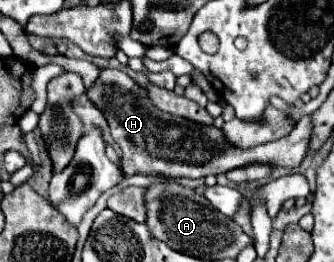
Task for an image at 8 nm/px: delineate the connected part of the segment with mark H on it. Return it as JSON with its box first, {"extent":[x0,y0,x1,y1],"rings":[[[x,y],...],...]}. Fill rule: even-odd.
{"extent":[87,69,311,179],"rings":[[[103,69],[95,85],[87,91],[87,95],[107,117],[111,135],[123,151],[121,165],[127,177],[135,173],[145,173],[169,179],[179,177],[197,179],[227,173],[231,169],[239,169],[239,165],[253,165],[255,161],[269,161],[269,165],[275,167],[295,169],[307,155],[311,135],[309,115],[303,115],[297,127],[291,131],[291,135],[279,141],[255,145],[251,149],[237,149],[235,145],[231,145],[231,141],[227,141],[227,137],[223,137],[223,129],[215,125],[195,123],[155,109],[147,91],[119,69]]]}

